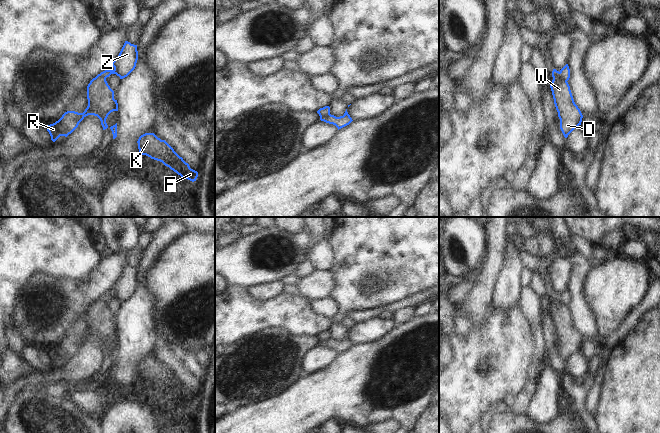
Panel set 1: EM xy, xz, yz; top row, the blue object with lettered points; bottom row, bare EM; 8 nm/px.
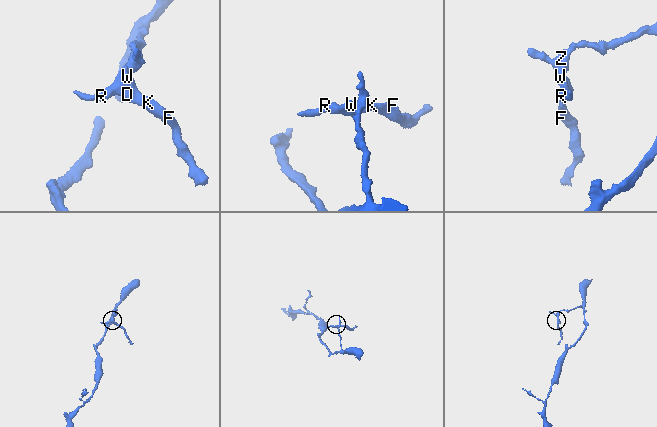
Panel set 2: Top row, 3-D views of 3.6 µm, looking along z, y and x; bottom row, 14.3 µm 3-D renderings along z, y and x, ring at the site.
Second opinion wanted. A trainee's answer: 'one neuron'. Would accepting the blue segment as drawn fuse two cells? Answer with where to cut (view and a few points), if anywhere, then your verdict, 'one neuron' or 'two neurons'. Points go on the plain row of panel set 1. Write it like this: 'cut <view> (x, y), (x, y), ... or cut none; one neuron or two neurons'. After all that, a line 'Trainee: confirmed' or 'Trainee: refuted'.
cut yz (559, 296), (559, 299), (566, 305); two neurons
Trainee: refuted

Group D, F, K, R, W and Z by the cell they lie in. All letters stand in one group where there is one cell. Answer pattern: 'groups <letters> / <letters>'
groups D F K R W / Z

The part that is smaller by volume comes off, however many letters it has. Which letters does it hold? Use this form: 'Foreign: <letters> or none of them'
Foreign: D, F, K, R, W

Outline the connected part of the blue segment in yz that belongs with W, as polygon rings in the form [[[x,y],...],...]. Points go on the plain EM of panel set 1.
[[[553,293],[552,301],[550,312],[560,343],[560,353],[567,362],[576,351],[581,349],[583,339],[574,326],[568,306],[560,301],[560,296]]]

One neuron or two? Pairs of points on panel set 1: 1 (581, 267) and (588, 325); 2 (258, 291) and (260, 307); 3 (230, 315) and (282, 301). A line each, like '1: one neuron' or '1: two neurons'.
1: one neuron
2: two neurons
3: one neuron

